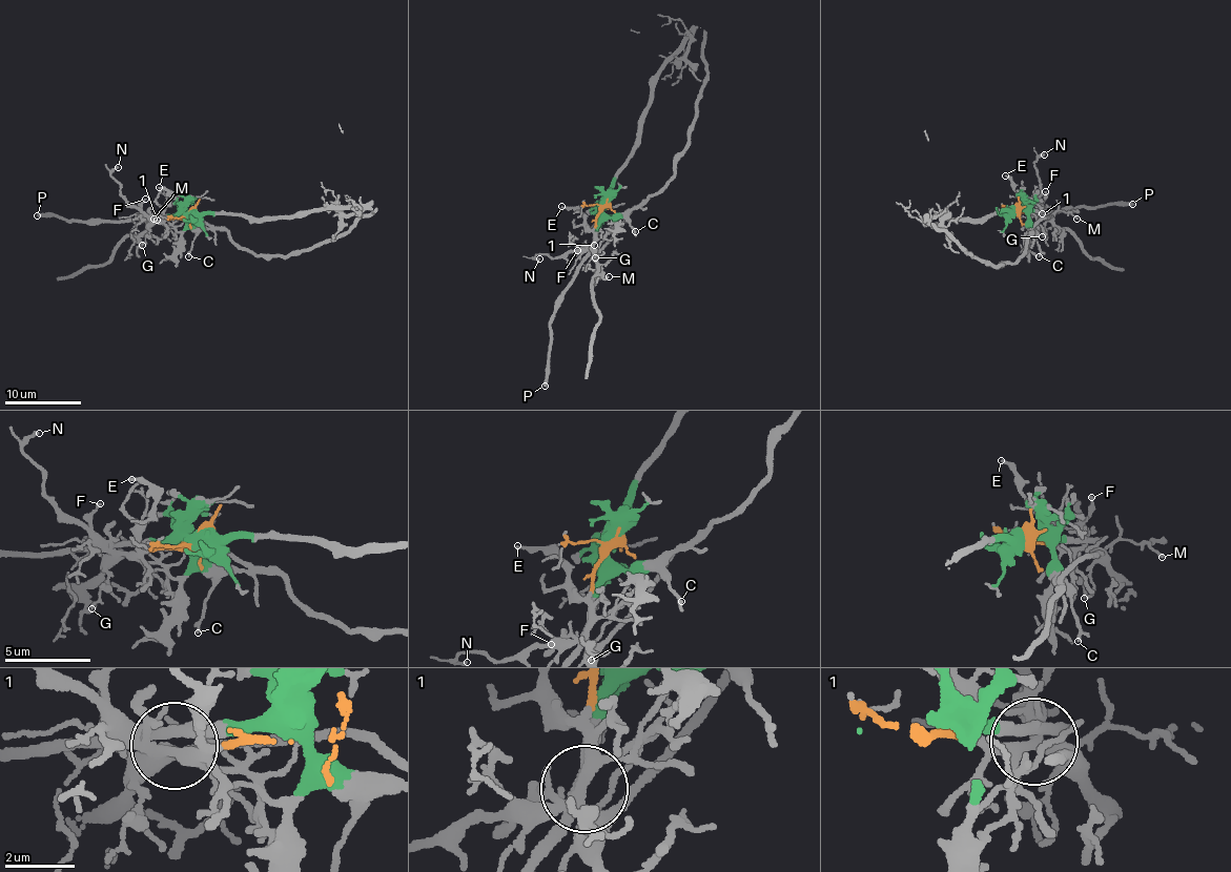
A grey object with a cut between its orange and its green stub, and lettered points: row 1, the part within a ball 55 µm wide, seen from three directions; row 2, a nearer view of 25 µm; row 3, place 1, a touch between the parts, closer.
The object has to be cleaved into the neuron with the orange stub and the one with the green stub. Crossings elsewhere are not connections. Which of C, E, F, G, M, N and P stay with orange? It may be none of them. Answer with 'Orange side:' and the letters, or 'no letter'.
Orange side: E, F, G, M, N

